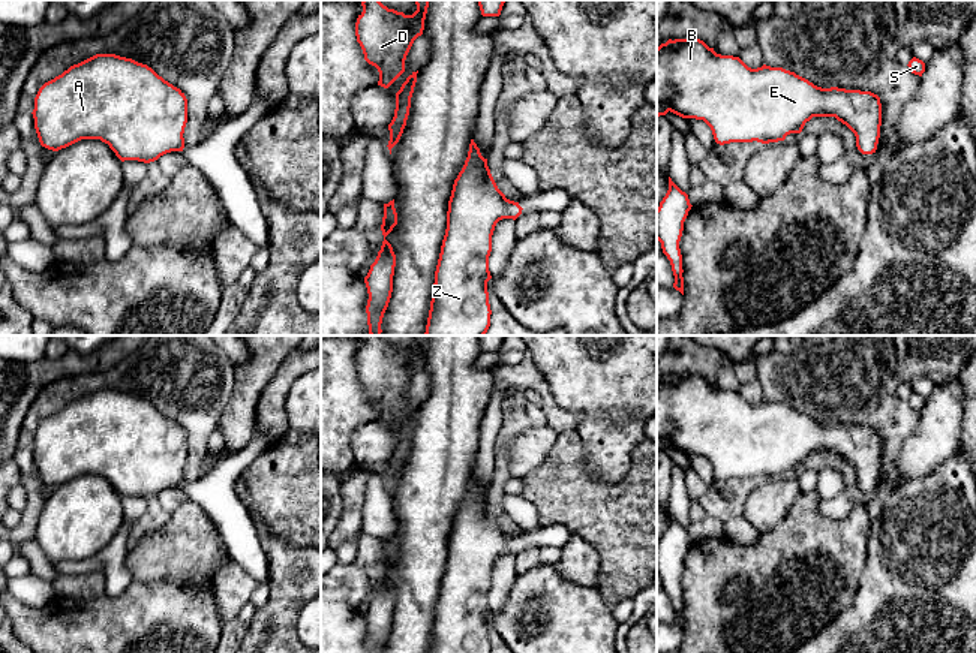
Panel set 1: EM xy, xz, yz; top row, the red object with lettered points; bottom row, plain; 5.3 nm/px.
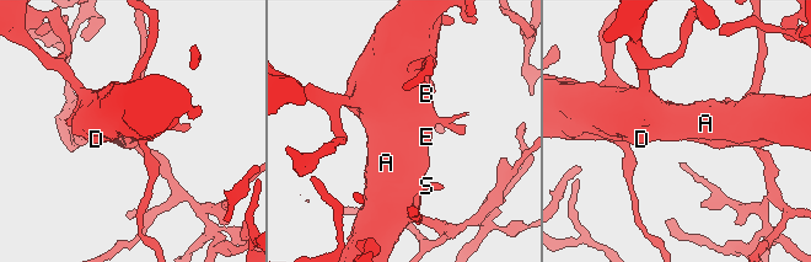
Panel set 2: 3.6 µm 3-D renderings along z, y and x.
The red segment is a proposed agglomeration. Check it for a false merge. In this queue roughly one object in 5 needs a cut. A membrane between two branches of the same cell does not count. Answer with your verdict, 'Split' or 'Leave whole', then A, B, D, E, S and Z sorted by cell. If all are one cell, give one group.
Leave whole. Groups: A B D E S Z

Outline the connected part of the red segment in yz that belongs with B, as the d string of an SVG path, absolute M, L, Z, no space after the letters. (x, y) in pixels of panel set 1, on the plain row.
M669 374L657 383L657 452L673 448L682 454L703 455L712 466L717 479L730 478L778 478L790 469L801 469L813 452L835 452L856 472L856 482L862 490L877 485L882 461L880 433L871 427L822 424L795 407L783 403L751 404L739 392L721 391L700 374Z

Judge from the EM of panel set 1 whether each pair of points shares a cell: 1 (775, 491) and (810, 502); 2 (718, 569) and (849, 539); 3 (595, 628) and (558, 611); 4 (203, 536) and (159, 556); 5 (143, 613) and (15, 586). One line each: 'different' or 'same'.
1: different
2: same
3: same
4: same
5: different

